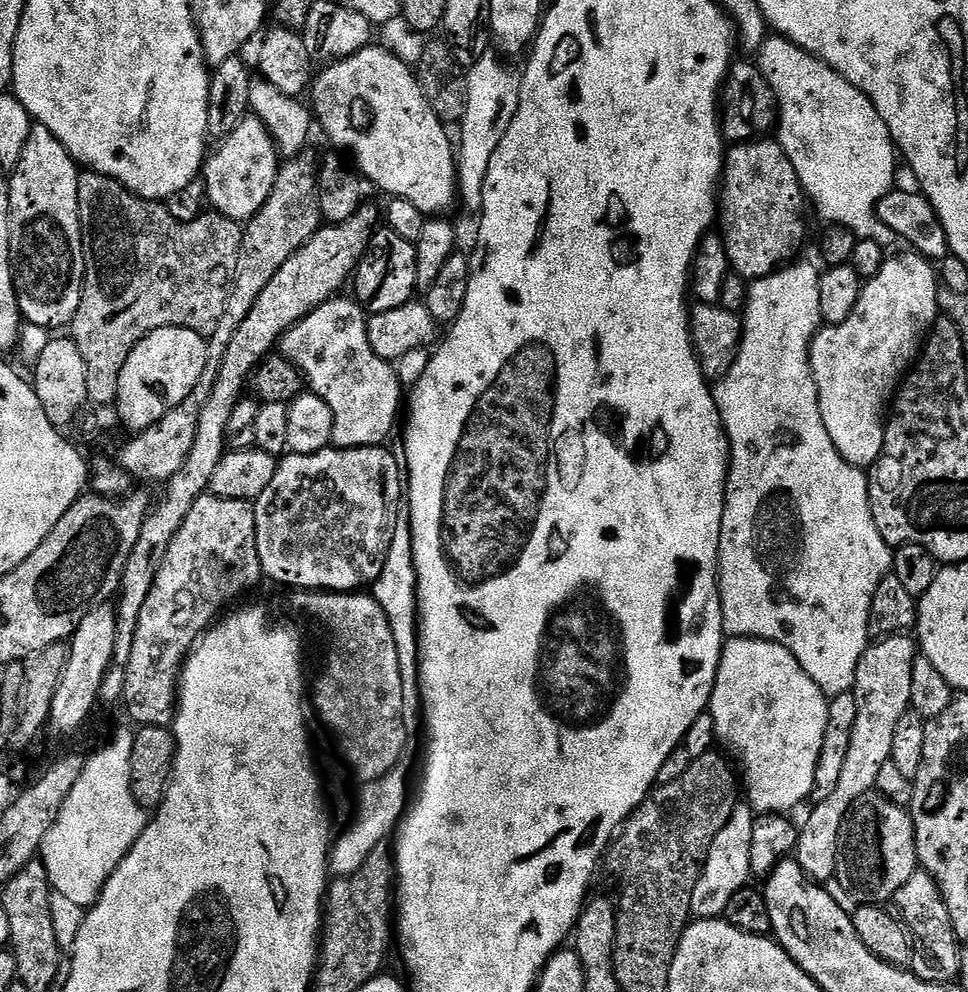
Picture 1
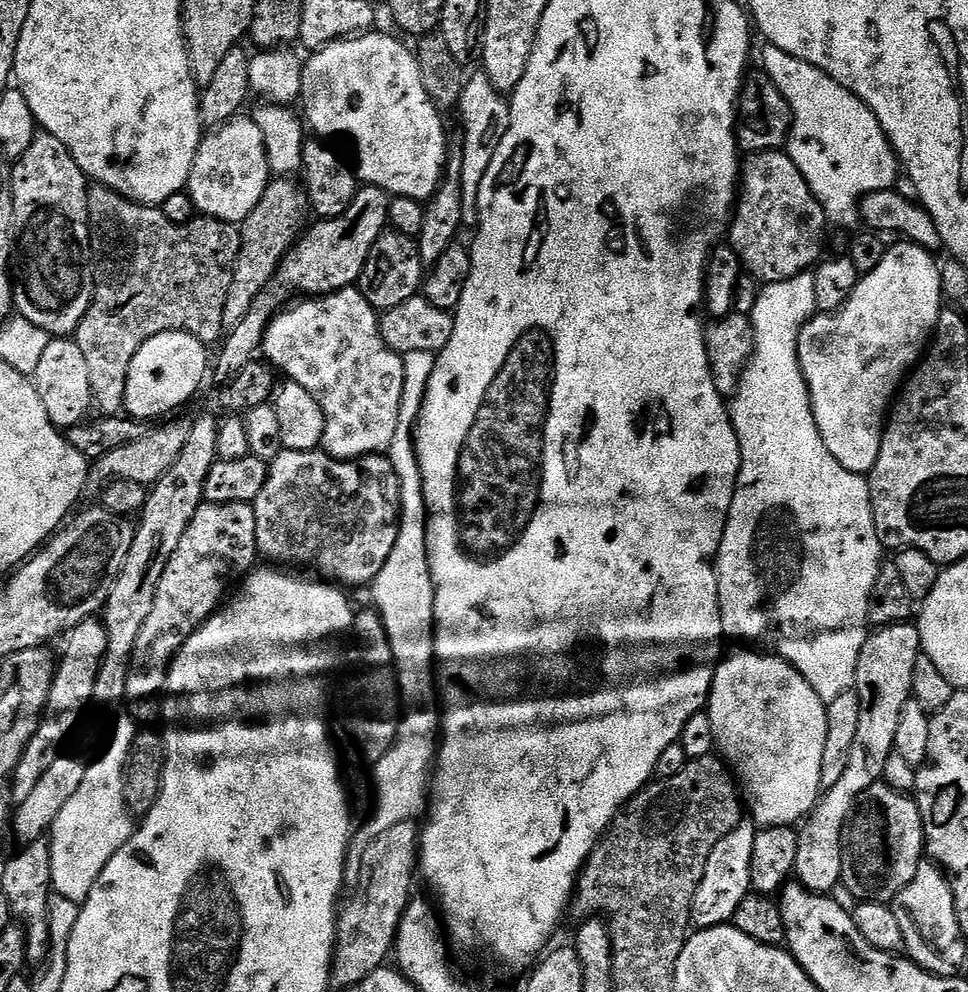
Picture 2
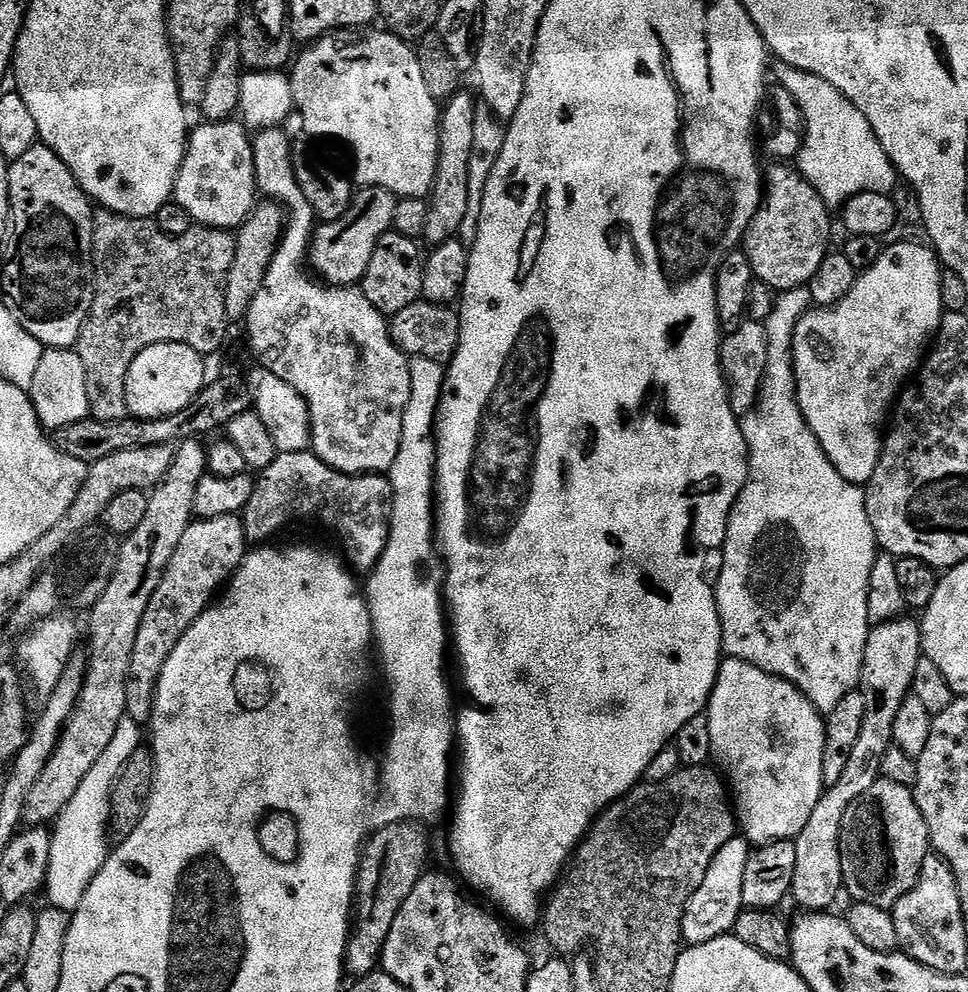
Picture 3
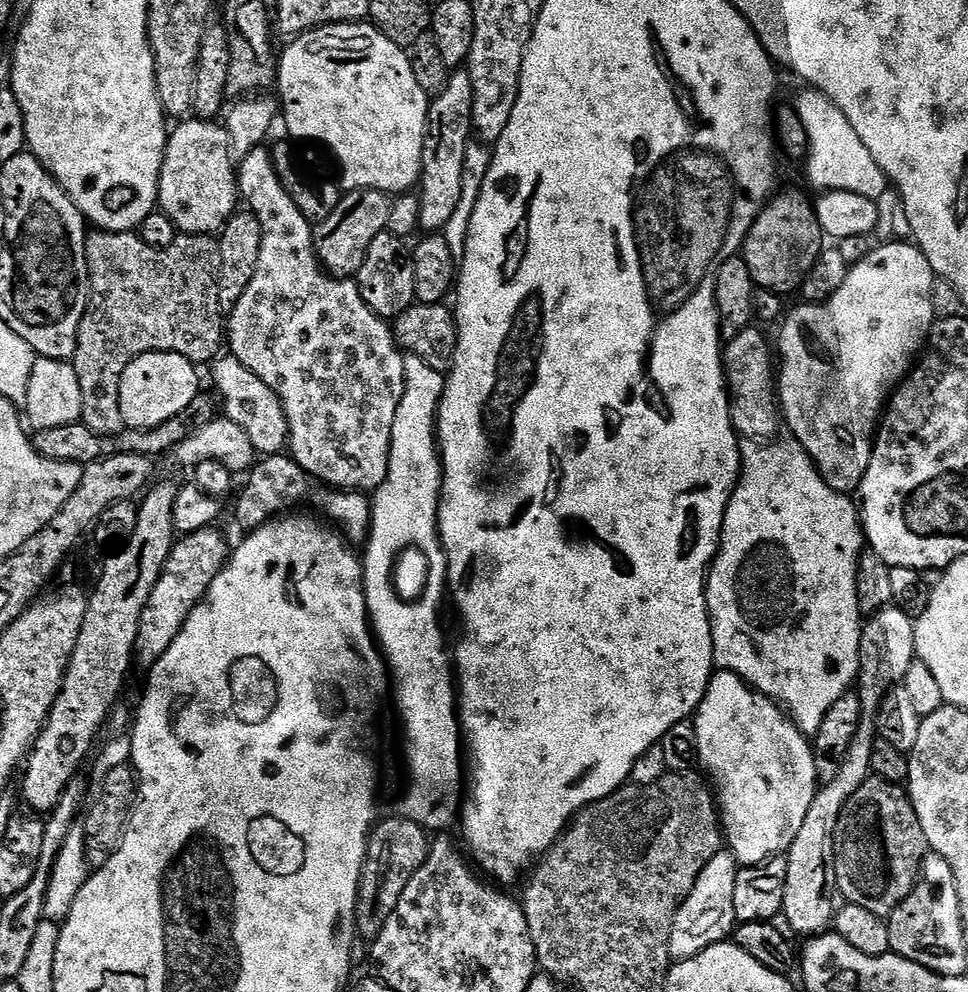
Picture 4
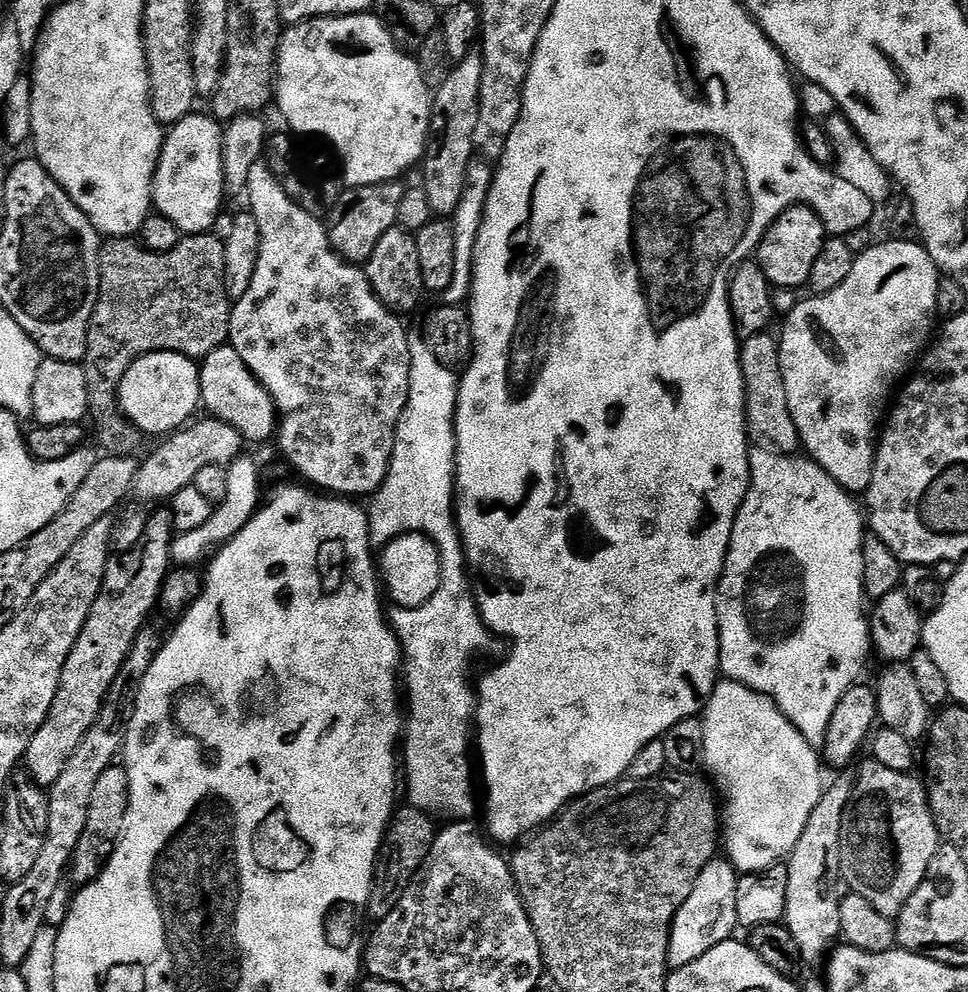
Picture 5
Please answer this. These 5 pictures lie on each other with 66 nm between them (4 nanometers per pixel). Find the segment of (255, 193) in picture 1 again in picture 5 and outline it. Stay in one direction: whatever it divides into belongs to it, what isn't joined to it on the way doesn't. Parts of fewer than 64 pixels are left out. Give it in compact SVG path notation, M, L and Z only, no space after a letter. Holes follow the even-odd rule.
M211 115L183 116L177 124L167 129L164 137L164 148L160 151L160 161L156 163L156 177L152 183L152 203L155 211L161 216L170 218L182 234L202 236L213 231L216 219L224 208L224 194L229 191L223 164L224 131L221 121Z

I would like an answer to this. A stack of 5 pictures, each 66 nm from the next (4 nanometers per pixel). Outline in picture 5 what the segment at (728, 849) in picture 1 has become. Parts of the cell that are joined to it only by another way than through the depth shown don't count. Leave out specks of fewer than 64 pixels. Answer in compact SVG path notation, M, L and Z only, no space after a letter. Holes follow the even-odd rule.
M727 859L712 860L702 870L702 874L698 874L698 882L694 882L690 898L682 902L672 923L668 963L673 969L684 968L690 962L702 958L702 954L706 954L723 940L733 939L735 932L732 931L737 931L738 928L737 890L738 873Z

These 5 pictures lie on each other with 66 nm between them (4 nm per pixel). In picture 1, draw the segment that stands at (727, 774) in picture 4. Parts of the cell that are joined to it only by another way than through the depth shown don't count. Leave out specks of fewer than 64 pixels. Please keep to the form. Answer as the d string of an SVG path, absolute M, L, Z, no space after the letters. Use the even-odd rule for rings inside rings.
M738 636L732 639L729 639L727 643L724 645L724 649L722 650L722 654L720 655L720 665L718 666L718 674L716 675L716 681L714 682L714 690L712 691L712 702L710 705L710 714L714 718L714 726L716 727L716 738L717 741L722 745L725 744L726 747L729 748L730 751L733 752L734 755L736 755L735 763L738 765L740 763L740 768L742 771L744 771L744 780L742 776L742 788L744 791L744 788L746 791L748 791L748 797L746 797L747 803L751 805L753 809L757 813L760 814L788 814L791 813L791 808L796 808L799 806L800 803L803 802L805 799L806 801L811 797L812 790L814 788L814 774L816 773L816 767L818 766L818 754L822 750L822 738L826 738L826 718L828 717L828 706L829 706L830 700L829 697L825 696L823 690L821 690L818 685L813 682L810 677L806 674L806 670L802 670L802 666L799 662L796 661L794 656L790 654L788 650L783 648L781 644L775 644L774 642L770 642L769 640L753 640L751 636Z

